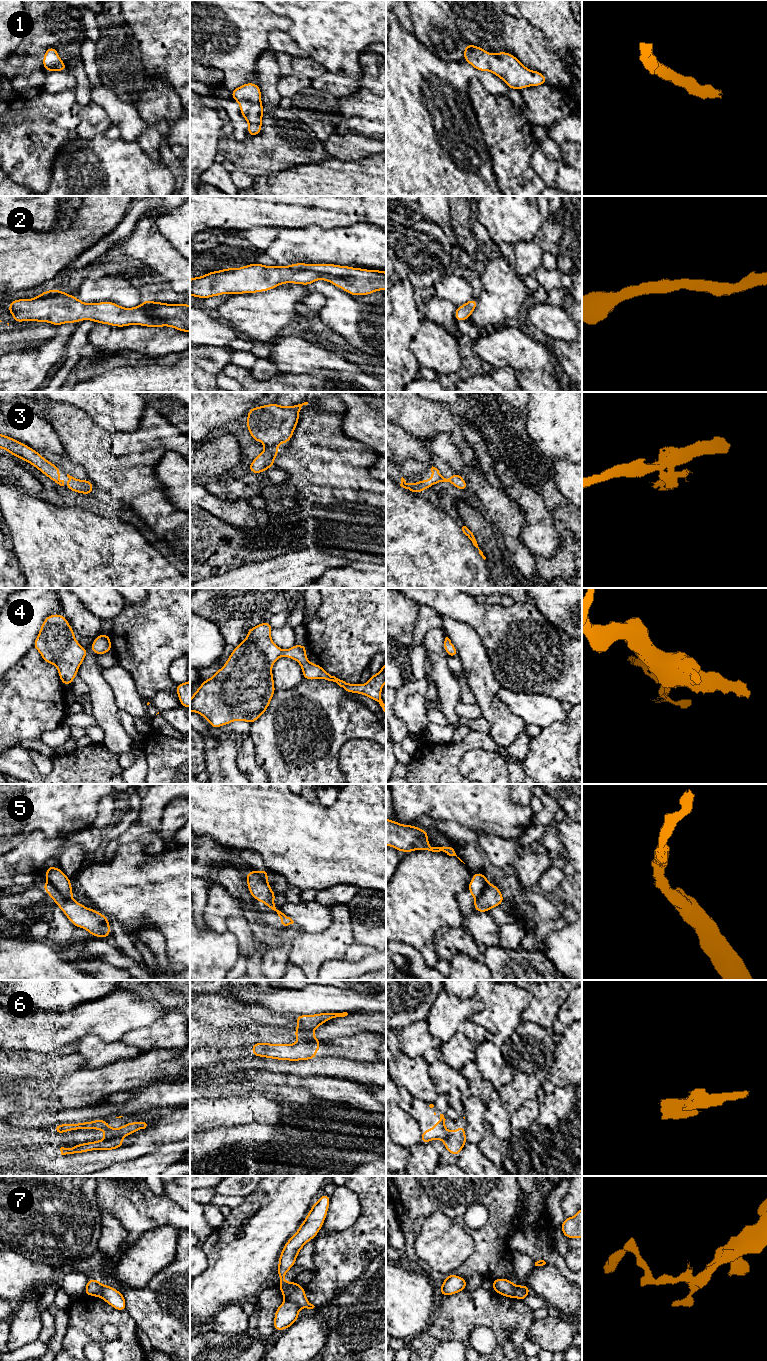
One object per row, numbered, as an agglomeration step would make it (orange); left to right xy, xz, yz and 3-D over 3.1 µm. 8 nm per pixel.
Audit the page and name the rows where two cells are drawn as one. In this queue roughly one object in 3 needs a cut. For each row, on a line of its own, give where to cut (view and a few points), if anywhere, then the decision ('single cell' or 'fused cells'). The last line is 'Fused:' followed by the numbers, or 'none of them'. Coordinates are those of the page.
1: cut none; single cell
2: cut none; single cell
3: cut xz (276, 444), (266, 446); fused cells
4: cut none; single cell
5: cut xy (53, 886), (65, 896), (71, 898); fused cells
6: cut xz (300, 1040), (319, 1041); fused cells
7: cut xz (285, 1299), (295, 1302), (300, 1307); fused cells
Fused: 3, 5, 6, 7

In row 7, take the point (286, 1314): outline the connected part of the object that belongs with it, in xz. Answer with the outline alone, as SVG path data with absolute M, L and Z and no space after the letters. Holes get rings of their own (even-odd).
M285 1300L275 1311L274 1330L284 1330L293 1325L299 1318L299 1310L296 1303Z

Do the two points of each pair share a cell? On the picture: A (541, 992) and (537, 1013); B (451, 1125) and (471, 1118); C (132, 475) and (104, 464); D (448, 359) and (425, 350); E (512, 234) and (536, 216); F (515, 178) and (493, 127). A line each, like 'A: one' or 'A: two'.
A: one
B: two
C: one
D: one
E: one
F: one

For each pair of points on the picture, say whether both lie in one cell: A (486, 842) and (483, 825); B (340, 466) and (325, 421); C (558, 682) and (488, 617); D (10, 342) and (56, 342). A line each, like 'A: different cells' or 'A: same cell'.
A: different cells
B: same cell
C: same cell
D: different cells

